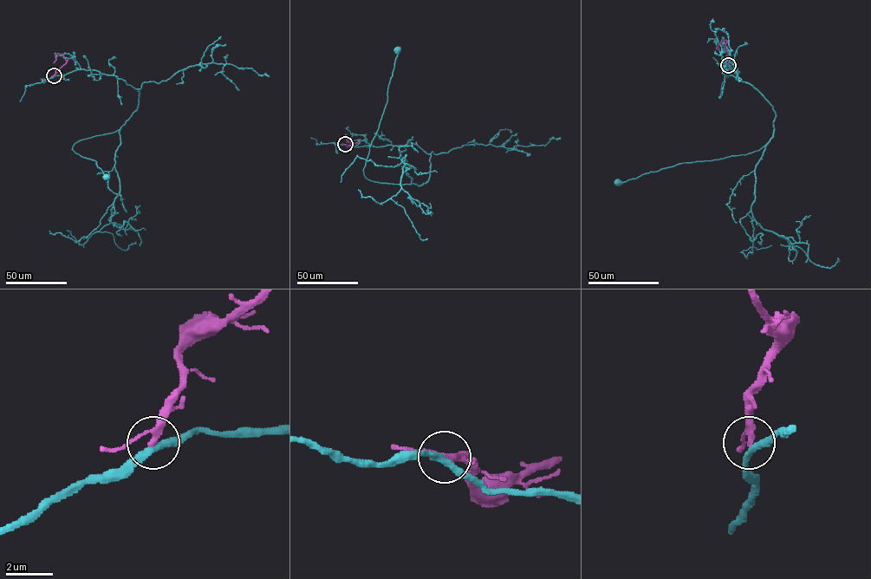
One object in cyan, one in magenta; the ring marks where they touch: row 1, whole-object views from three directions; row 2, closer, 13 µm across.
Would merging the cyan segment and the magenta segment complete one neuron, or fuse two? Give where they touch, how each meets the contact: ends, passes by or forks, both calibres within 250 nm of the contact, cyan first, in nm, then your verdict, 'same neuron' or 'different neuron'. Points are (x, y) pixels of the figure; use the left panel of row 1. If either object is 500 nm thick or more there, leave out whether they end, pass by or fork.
at (54, 75); cyan passes by; magenta passes by; 280 nm thick on the cyan side, 220 nm on the other; different neuron

